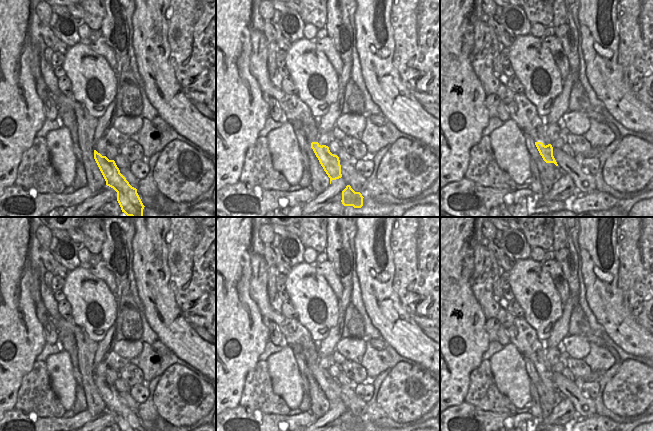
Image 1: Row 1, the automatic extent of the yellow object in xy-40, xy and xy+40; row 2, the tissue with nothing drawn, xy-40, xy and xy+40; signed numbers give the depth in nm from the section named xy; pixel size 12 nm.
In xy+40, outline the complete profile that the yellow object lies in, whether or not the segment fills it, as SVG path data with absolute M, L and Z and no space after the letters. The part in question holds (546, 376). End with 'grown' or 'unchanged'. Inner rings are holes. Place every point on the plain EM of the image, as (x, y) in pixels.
M476 244L473 248L474 254L474 267L470 275L470 287L473 295L479 303L486 320L496 318L499 320L501 326L507 332L510 343L512 343L518 351L524 356L529 358L535 366L535 369L546 387L554 387L558 390L554 382L554 373L546 359L547 349L545 345L538 339L537 333L533 327L522 317L517 317L511 314L506 308L503 308L493 295L493 281L499 274L499 265L494 255L488 248L482 244Z | grown

